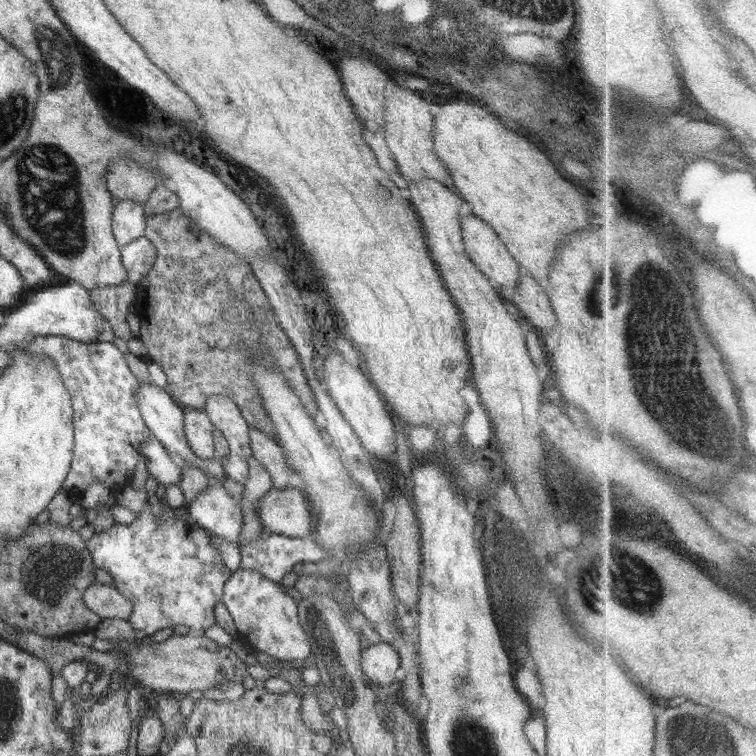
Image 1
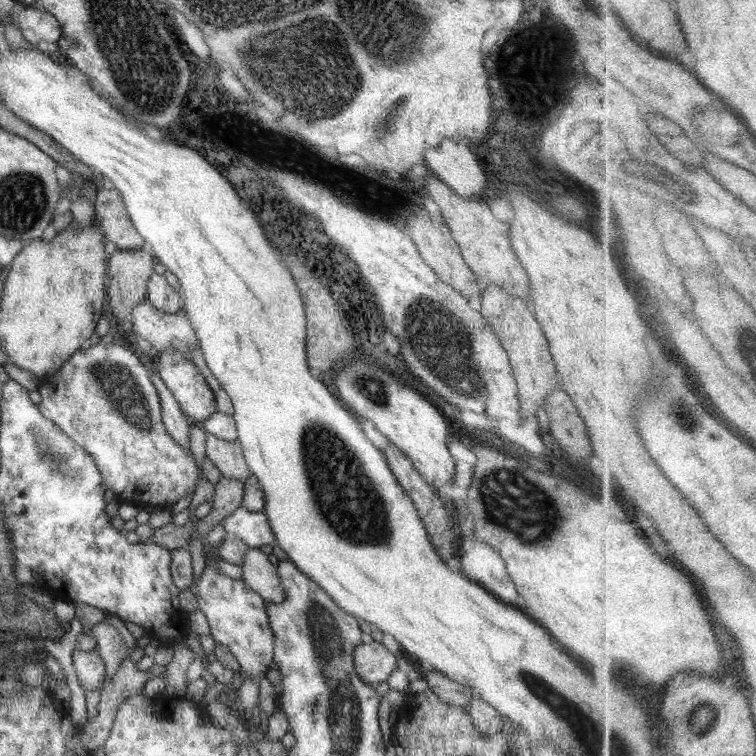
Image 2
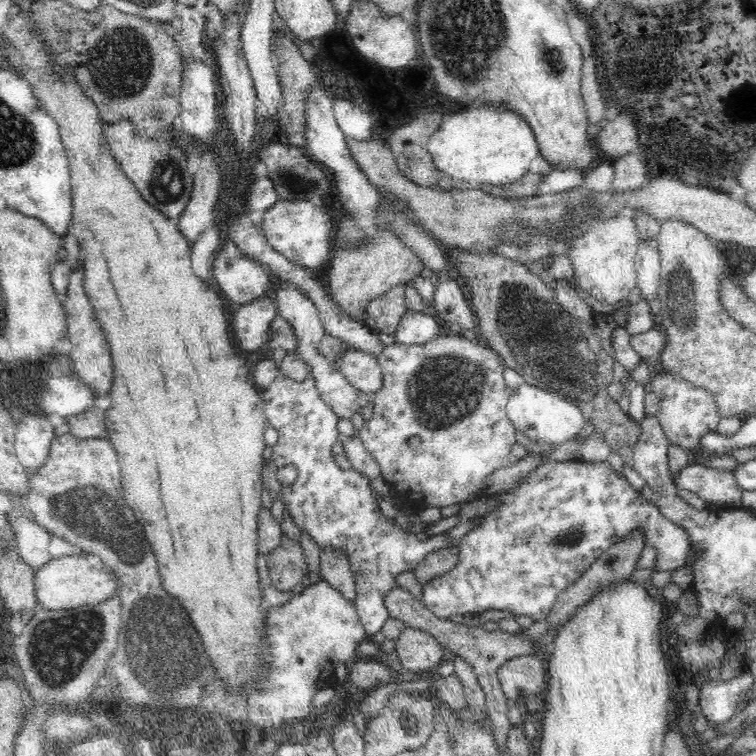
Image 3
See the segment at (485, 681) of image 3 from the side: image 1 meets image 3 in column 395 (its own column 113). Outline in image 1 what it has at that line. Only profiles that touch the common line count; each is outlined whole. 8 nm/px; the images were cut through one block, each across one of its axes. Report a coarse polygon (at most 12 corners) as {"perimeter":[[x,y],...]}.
{"perimeter":[[94,581],[85,606],[106,618],[128,620],[132,606],[112,585]]}

